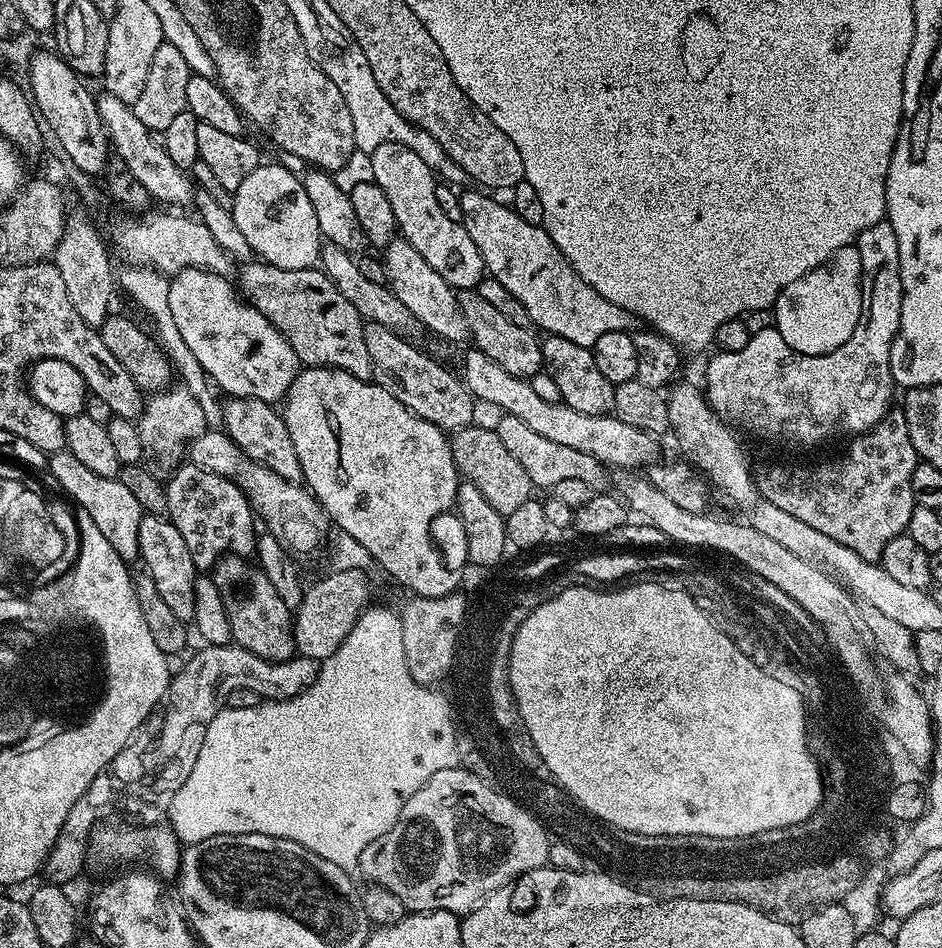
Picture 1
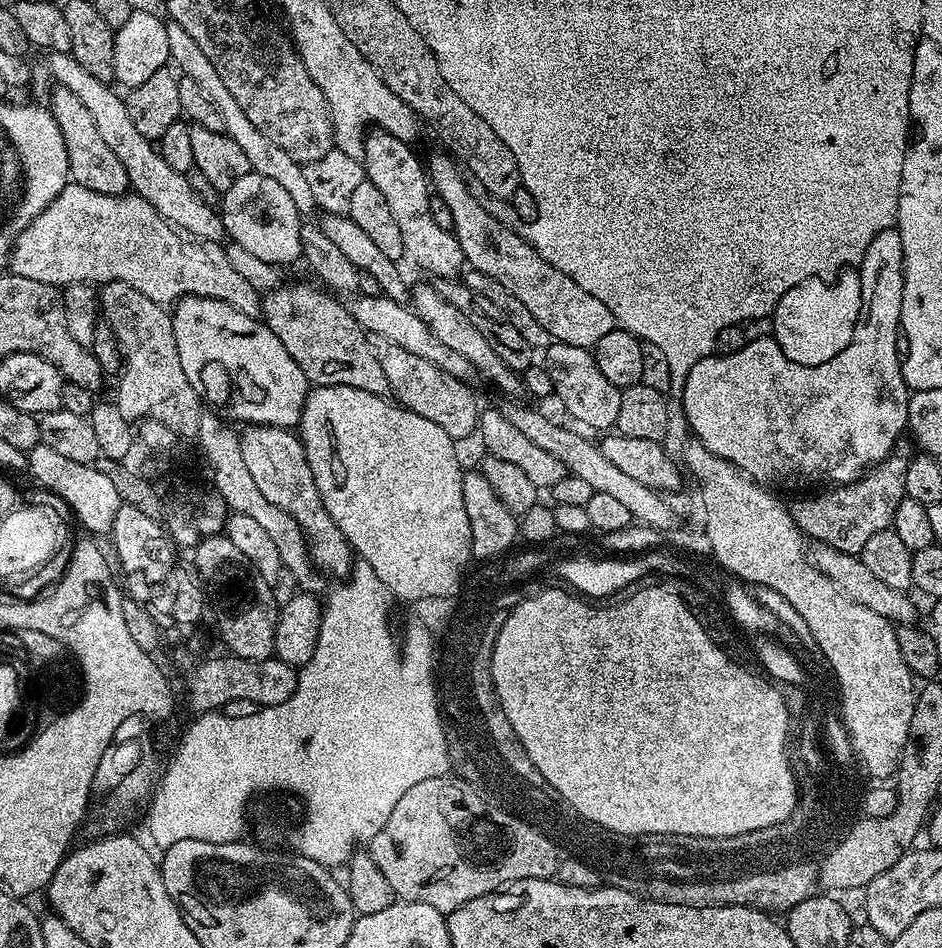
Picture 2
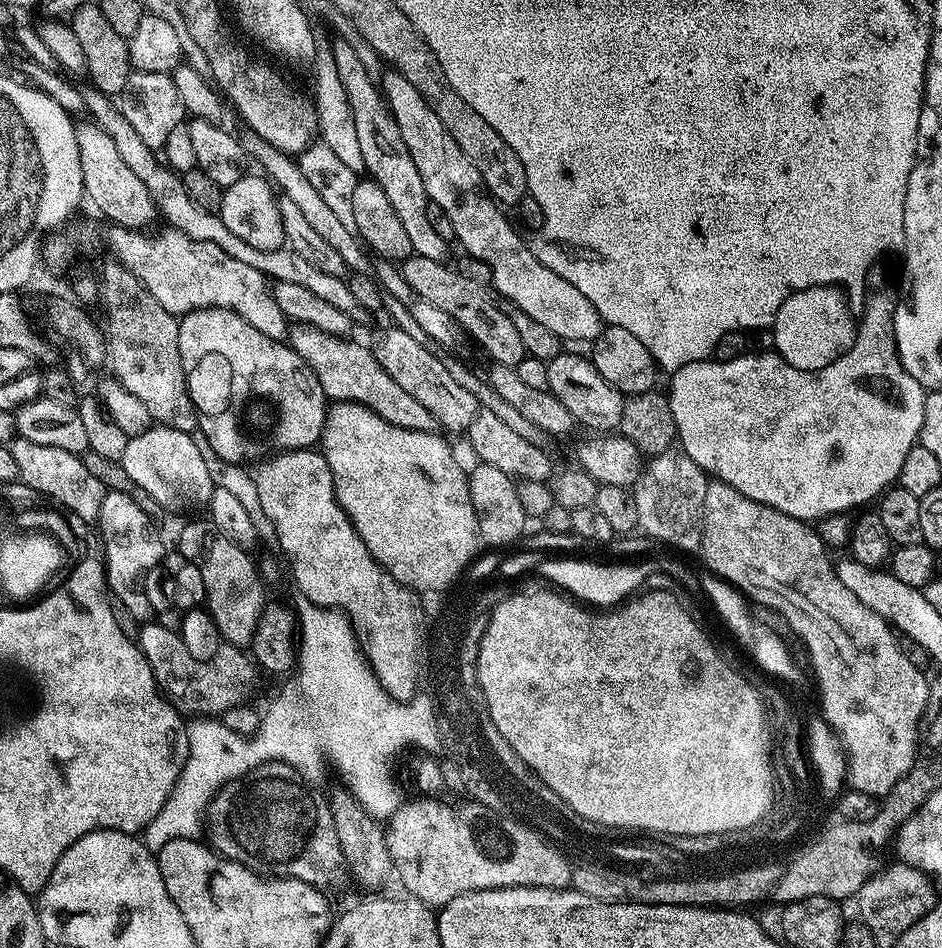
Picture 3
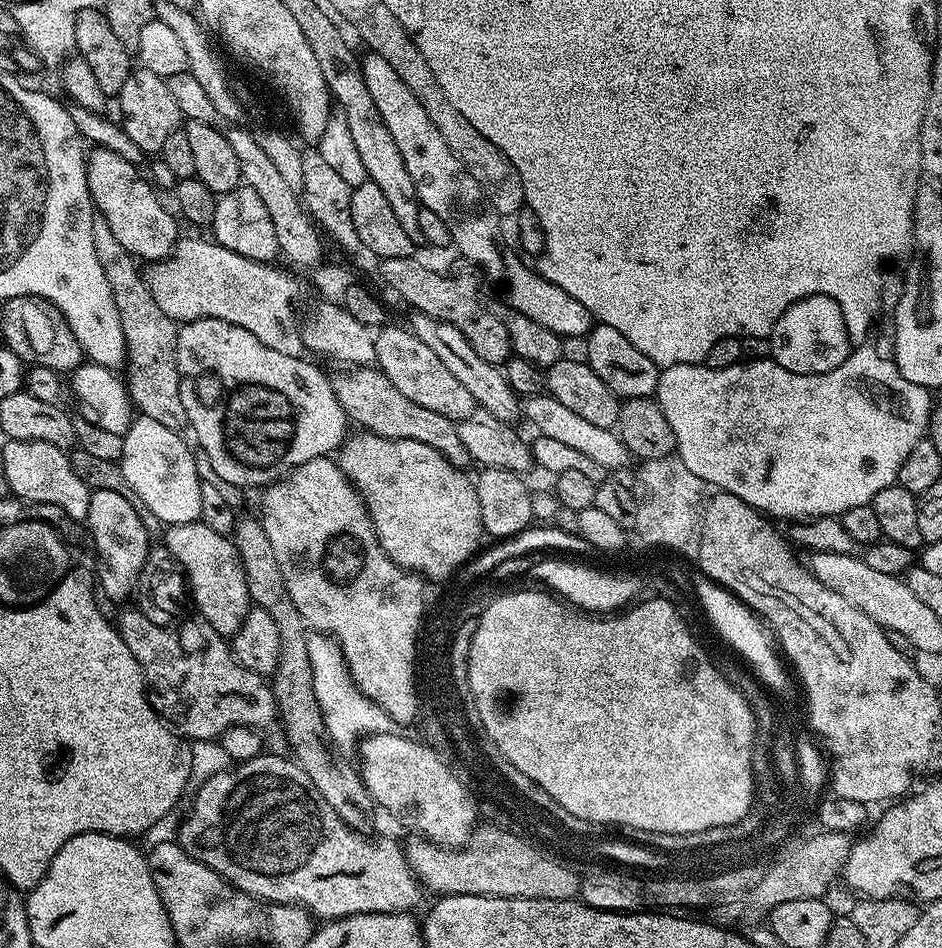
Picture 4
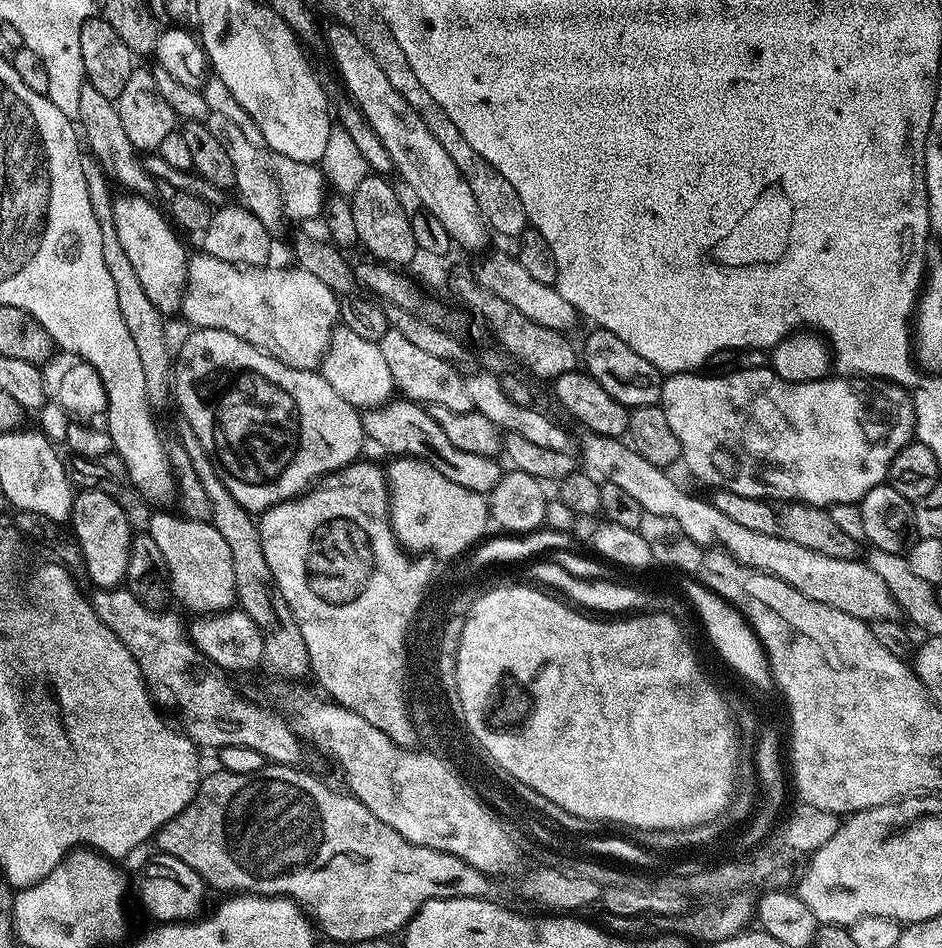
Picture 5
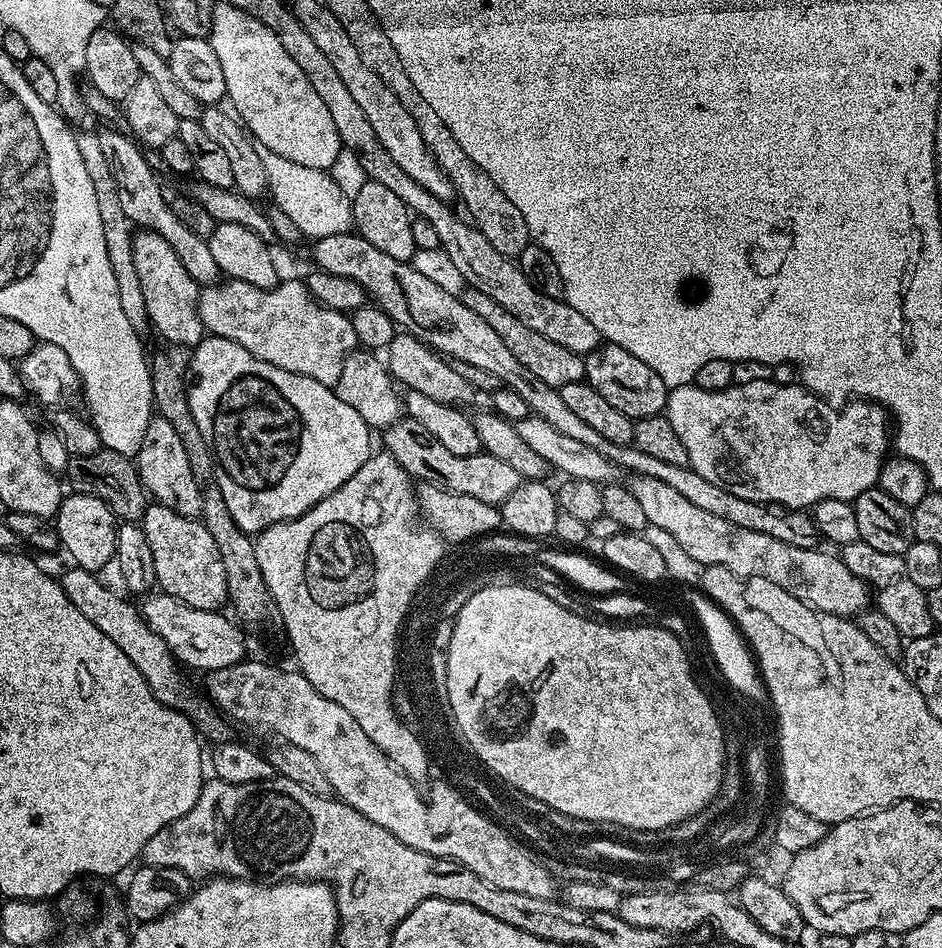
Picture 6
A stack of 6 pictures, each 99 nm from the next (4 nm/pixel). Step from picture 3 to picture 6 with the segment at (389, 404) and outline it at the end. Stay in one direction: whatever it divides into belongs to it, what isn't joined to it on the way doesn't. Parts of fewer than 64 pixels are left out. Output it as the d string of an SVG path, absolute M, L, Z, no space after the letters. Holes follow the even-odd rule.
M401 418L383 429L382 436L383 447L408 471L409 476L420 482L435 482L451 492L478 498L478 502L502 505L522 482L518 470L483 450L476 456L450 454L450 450L446 450L446 446L442 446L442 442L426 430L426 426L418 426L418 422L407 418Z

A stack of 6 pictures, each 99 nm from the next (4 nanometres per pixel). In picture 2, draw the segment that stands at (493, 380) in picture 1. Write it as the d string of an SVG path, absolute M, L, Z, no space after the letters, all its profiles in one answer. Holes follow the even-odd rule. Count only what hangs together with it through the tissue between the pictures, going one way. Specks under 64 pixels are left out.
M383 294L378 296L357 295L349 303L349 312L364 330L370 334L382 334L388 341L407 350L410 354L415 354L418 358L423 358L428 362L433 362L440 370L446 371L451 377L456 377L465 382L471 381L471 376L475 375L474 367L466 360L462 354L455 353L450 346L443 345L438 338L431 333L415 311L409 305L394 302Z

